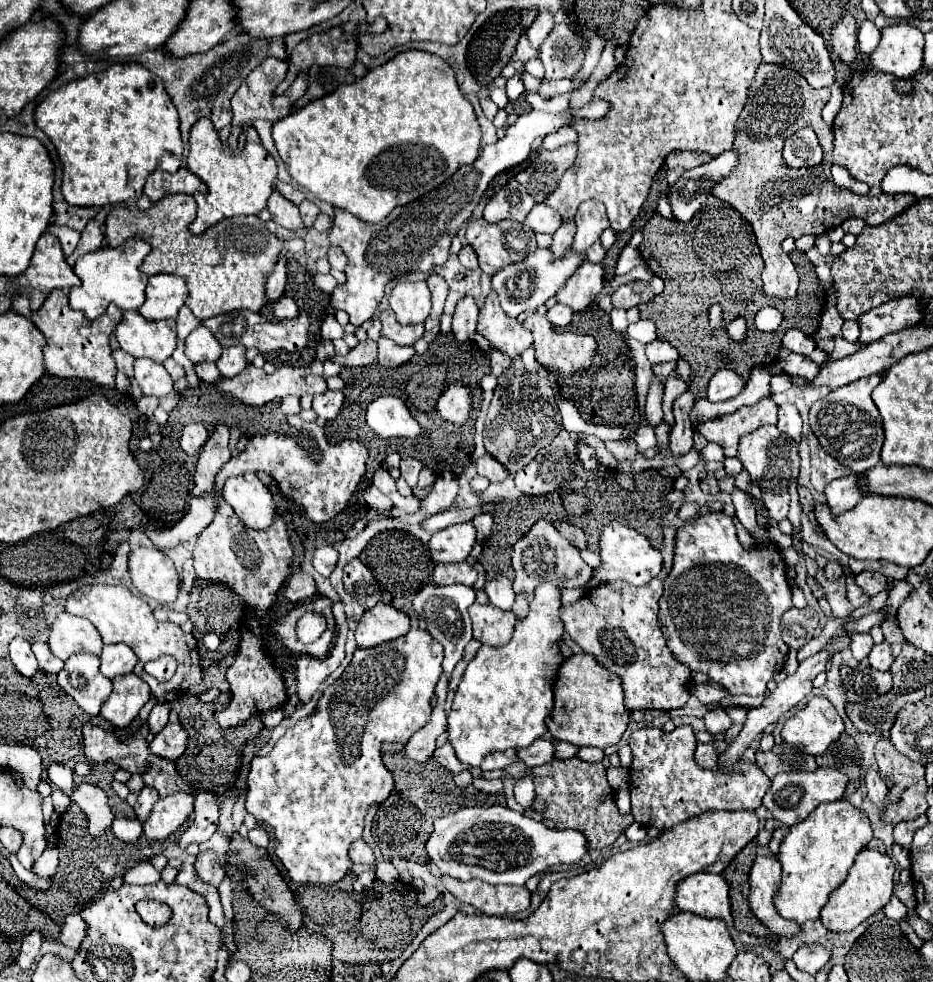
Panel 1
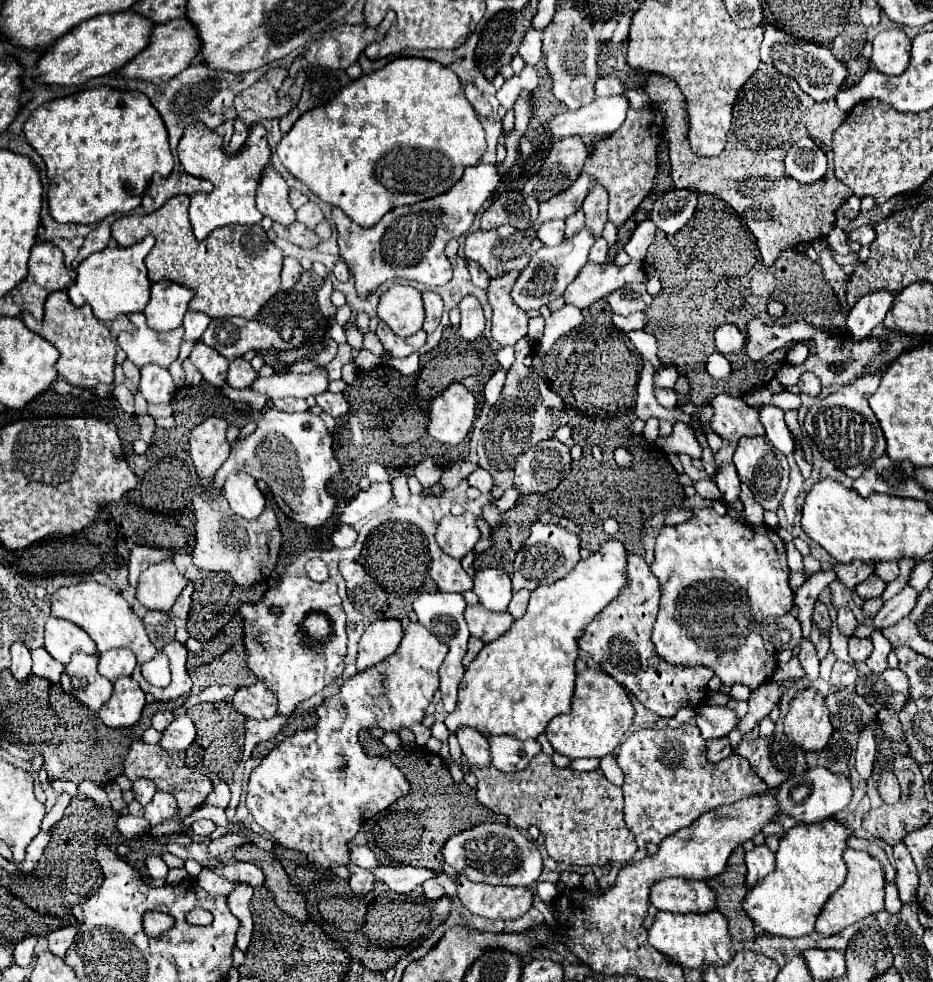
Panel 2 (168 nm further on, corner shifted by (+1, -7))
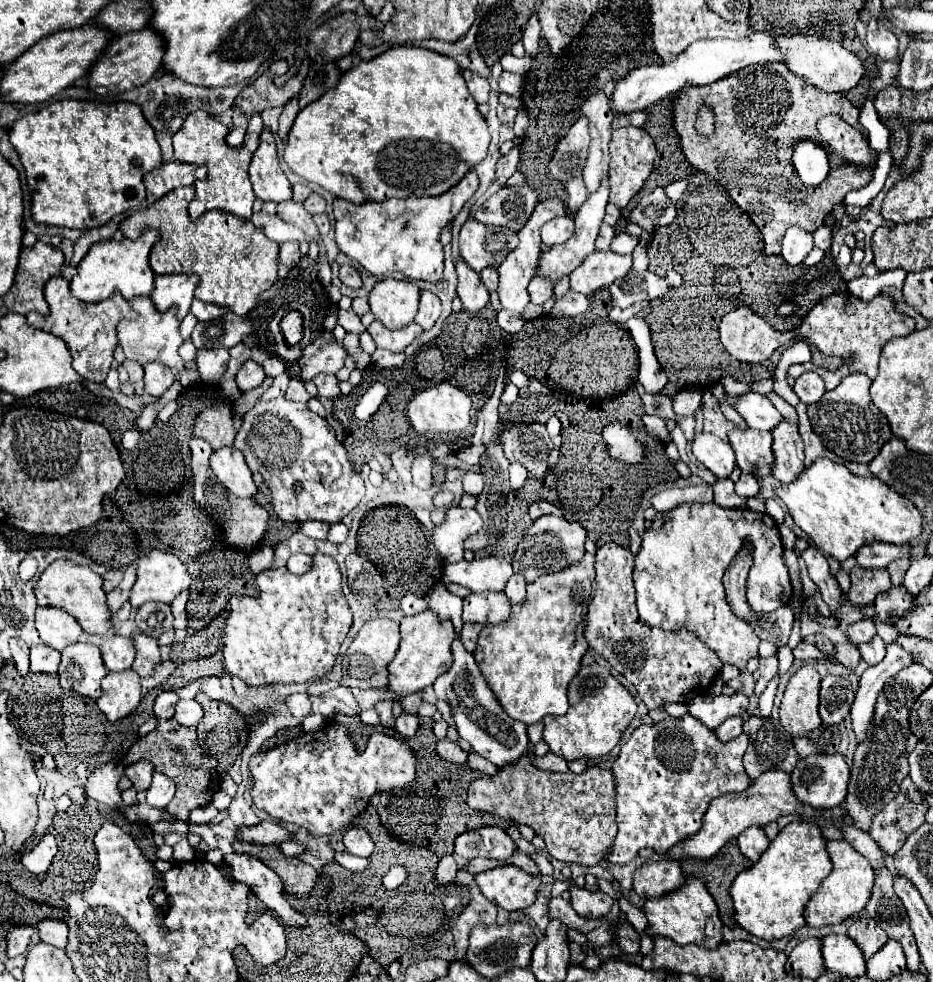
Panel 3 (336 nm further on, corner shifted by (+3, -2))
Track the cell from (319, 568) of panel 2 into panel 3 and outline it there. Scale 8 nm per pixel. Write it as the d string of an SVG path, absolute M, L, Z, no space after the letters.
M298 553L298 555L292 555L292 557L288 559L288 569L290 569L292 573L306 573L310 567L312 567L312 555Z

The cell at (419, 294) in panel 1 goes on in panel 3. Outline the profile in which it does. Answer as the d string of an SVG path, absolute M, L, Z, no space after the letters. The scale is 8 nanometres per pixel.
M386 277L370 291L370 311L388 329L402 329L410 325L418 313L420 289L402 279Z

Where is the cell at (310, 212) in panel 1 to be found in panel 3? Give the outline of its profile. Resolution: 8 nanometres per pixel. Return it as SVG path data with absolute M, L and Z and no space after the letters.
M312 193L302 205L304 205L306 211L312 213L312 215L316 215L316 213L324 213L324 209L326 209L326 201L324 201L320 195L316 195L316 193Z

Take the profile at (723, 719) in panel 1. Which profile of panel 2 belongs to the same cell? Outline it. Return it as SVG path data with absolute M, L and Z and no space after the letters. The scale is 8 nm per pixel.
M702 704L696 712L696 726L700 728L704 740L722 738L738 726L738 714L728 706L710 706Z

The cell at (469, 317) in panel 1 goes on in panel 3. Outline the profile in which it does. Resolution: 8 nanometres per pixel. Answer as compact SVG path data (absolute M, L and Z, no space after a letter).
M462 257L456 259L456 273L458 273L458 297L464 305L464 311L470 315L478 313L488 303L488 289L482 285L480 275L466 265Z

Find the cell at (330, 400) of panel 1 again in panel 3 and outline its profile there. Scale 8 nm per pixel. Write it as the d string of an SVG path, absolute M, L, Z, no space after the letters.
M318 375L314 377L314 383L318 387L318 399L336 399L340 397L340 387L338 379L334 375Z

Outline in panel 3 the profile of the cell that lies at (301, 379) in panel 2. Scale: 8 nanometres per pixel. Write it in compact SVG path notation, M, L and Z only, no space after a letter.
M340 341L324 345L316 355L310 357L306 367L302 369L302 381L304 383L312 381L320 373L336 375L344 367L344 359L346 359L346 351L344 351Z

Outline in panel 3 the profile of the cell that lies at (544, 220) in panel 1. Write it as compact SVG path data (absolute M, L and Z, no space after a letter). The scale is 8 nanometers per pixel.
M568 215L550 219L548 223L544 223L544 227L540 231L542 231L542 243L544 245L564 243L574 235L574 219Z

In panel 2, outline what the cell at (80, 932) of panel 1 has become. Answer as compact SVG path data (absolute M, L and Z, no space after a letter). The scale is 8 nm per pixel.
M64 926L64 928L58 928L58 930L52 930L48 934L48 948L52 954L64 958L66 950L70 948L74 936L76 936L76 926Z

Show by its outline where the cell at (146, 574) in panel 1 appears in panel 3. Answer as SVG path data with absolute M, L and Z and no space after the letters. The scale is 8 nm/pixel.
M152 549L146 557L138 559L138 579L130 591L130 603L132 607L140 607L146 601L172 603L190 583L192 577L176 555Z

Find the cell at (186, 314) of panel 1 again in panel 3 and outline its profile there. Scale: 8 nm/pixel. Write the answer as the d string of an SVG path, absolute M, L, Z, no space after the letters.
M194 299L194 301L192 301L192 307L190 307L190 313L192 313L200 323L204 323L204 321L212 321L212 319L216 319L216 317L228 313L228 309L222 309L222 307L218 307L218 305L214 305L214 303L204 303L204 301Z

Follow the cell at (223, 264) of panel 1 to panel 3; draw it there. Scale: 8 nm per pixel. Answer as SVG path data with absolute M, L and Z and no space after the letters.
M194 186L170 191L146 209L140 209L120 223L124 237L138 237L150 227L160 231L160 241L152 247L150 267L156 275L194 273L200 277L196 299L214 303L246 315L258 303L258 297L278 281L278 243L268 239L252 221L238 221L222 211L204 213L198 221L190 221L188 203L195 196Z

